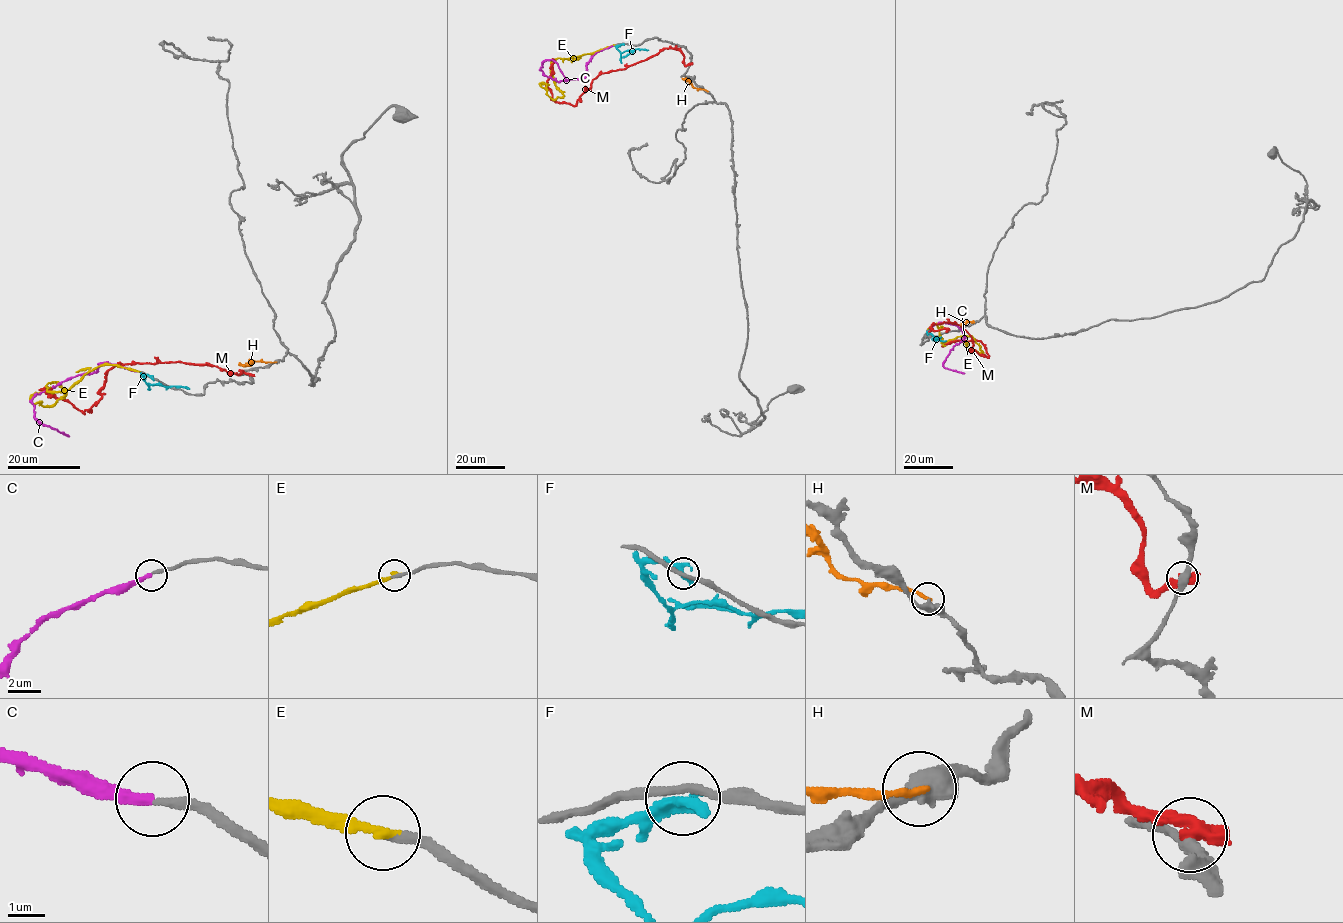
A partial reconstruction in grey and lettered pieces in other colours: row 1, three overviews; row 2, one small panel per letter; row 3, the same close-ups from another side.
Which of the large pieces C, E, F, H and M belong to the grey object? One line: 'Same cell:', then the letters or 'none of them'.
Same cell: C

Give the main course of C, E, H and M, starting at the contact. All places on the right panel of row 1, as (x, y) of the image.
C: (929, 329), (943, 322), (962, 330), (964, 338), (953, 347), (942, 365), (964, 373)
E: (928, 329), (936, 324), (942, 342), (971, 336), (982, 351), (969, 350), (967, 342)
H: (974, 322), (961, 322)
M: (946, 331), (932, 325), (959, 325), (971, 336), (970, 350), (988, 355), (973, 340), (942, 346)

